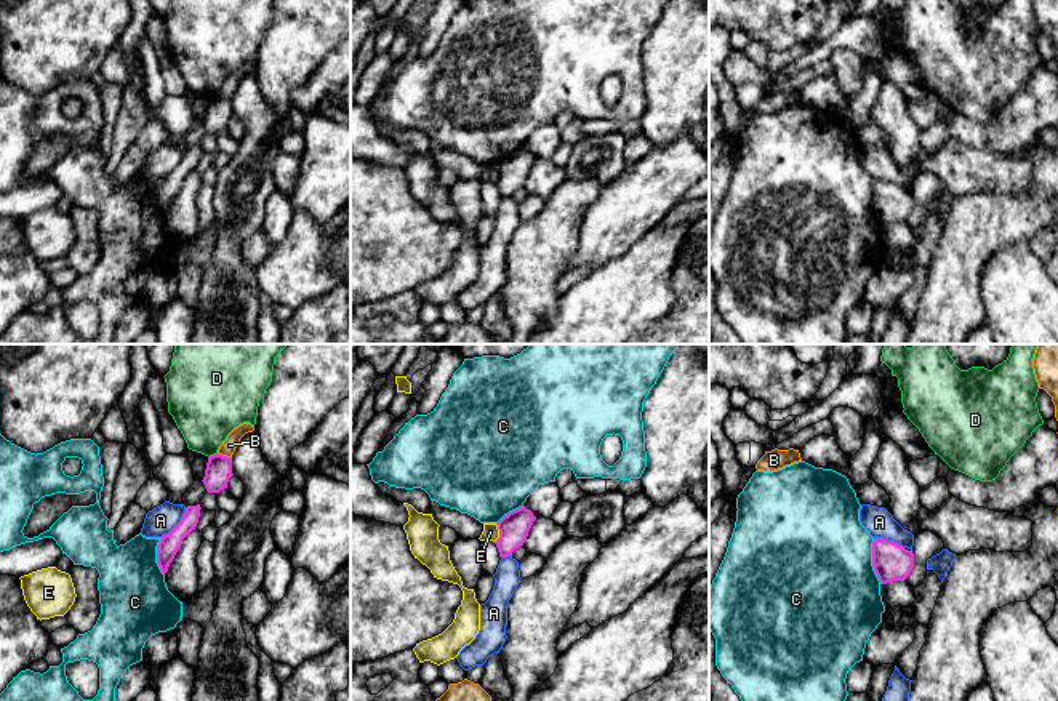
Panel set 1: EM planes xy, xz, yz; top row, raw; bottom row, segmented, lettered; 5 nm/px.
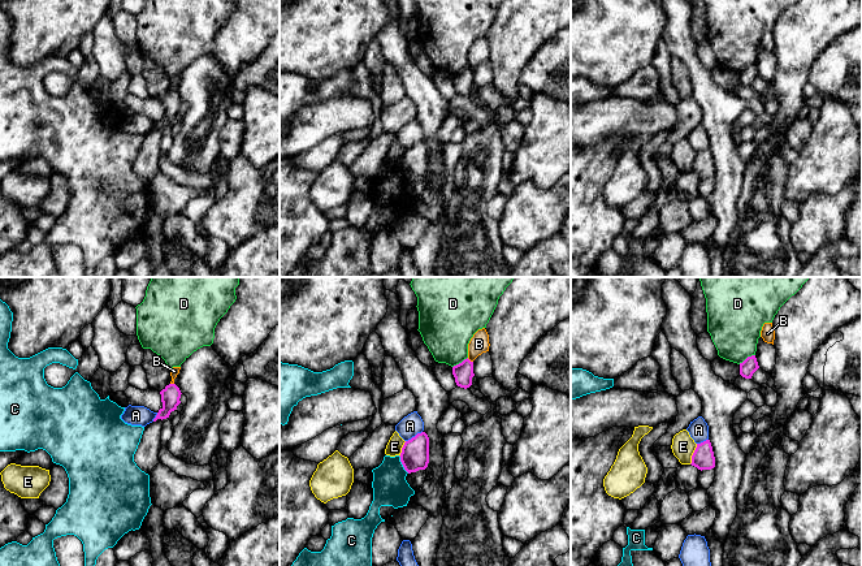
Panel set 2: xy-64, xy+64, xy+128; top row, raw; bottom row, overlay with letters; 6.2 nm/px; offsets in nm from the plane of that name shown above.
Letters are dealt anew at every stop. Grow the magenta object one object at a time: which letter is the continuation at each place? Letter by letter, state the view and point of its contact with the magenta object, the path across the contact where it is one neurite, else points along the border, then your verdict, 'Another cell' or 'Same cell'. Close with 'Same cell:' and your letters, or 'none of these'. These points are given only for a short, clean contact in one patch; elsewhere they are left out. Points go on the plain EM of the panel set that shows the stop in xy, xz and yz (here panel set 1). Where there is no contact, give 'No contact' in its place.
A: Touches magenta at xy (178, 165). Another cell
B: Touches magenta at xy (224, 98). Boundary: xy (218, 93), (231, 100). Another cell
C: Touches magenta at yz (873, 202). Another cell
D: Touches magenta at xy (213, 96). Another cell
E: Touches magenta at xz (500, 175). Boundary: xz (496, 165), (498, 178), (493, 183). Another cell
Same cell: none of these

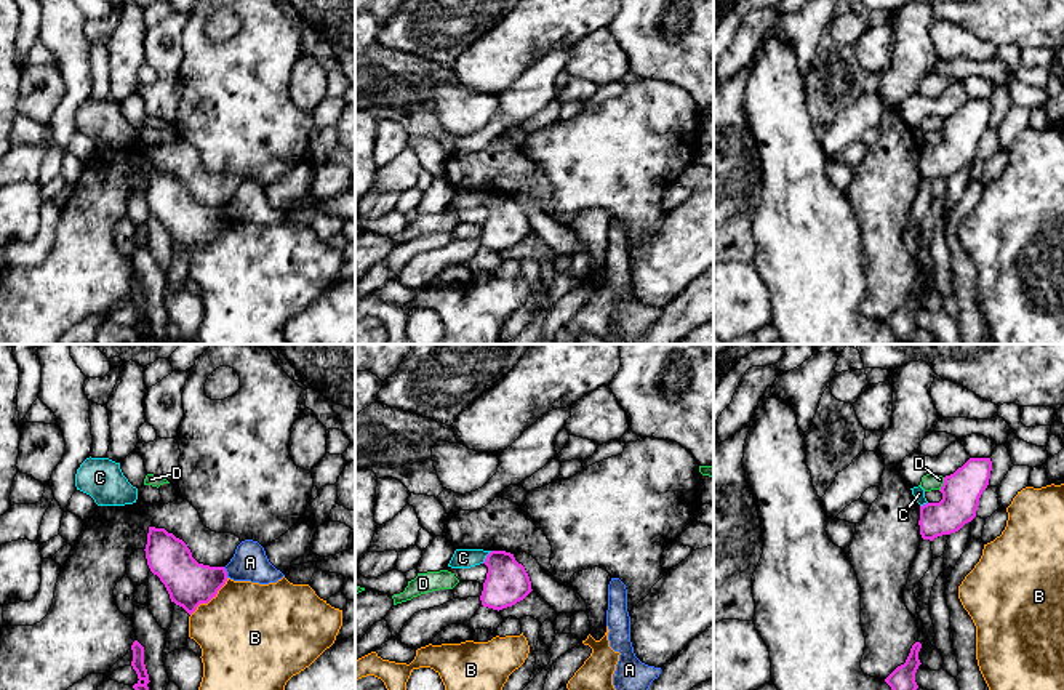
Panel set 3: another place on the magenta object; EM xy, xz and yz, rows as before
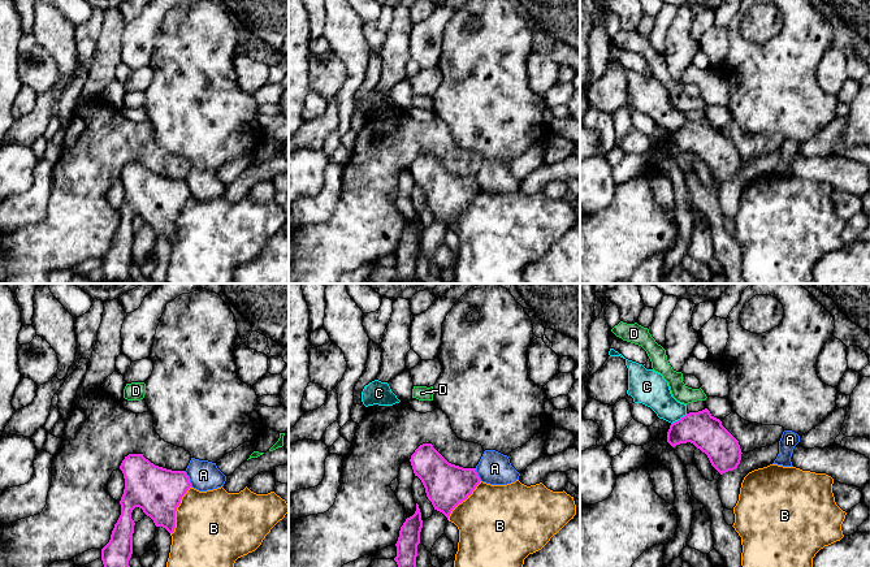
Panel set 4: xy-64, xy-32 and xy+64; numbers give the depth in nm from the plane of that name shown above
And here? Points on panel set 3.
A: Touches magenta at xy (226, 213). Another cell
B: Touches magenta at xy (210, 240). Another cell
C: Touches magenta at xz (487, 199). Boundary: xz (492, 192), (482, 204). Another cell
D: Touches magenta at yz (943, 125). Another cell
Same cell: none of these

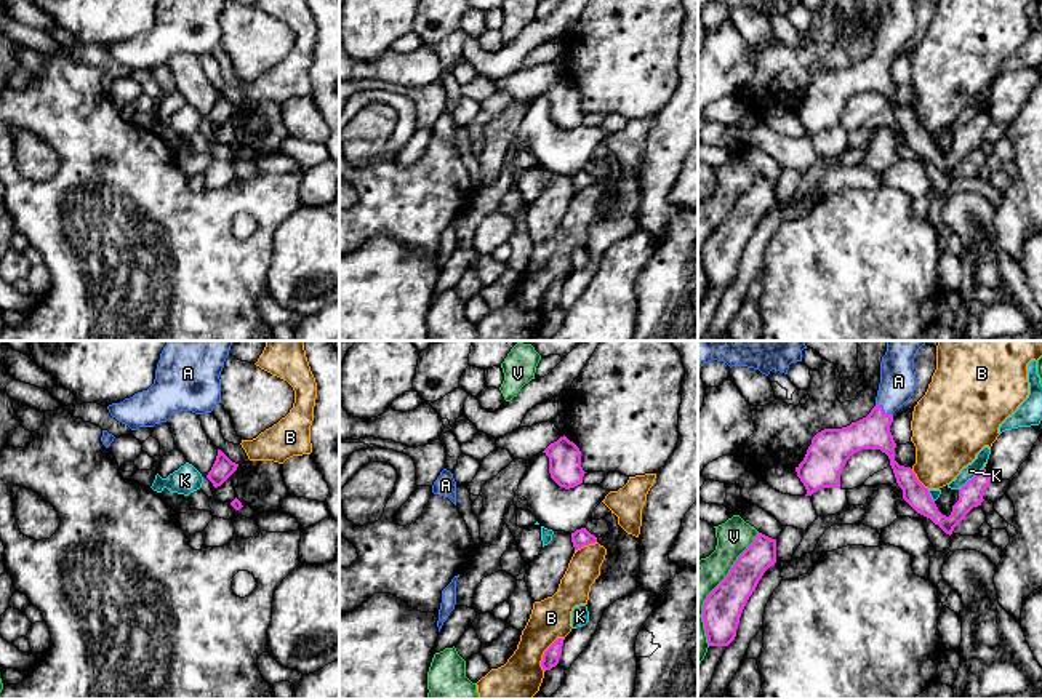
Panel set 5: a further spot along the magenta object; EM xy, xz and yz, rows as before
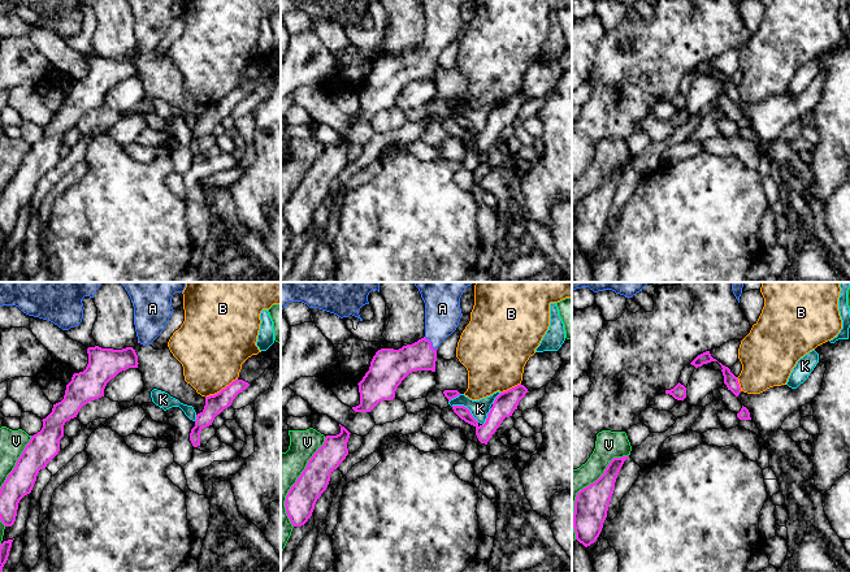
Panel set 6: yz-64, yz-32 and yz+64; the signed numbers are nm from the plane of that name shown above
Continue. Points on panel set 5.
A: Touches magenta at yz (882, 53). Path across: yz (873, 74), (882, 53), (898, 23). Same cell
B: Touches magenta at xz (545, 293). Another cell
K: Touches magenta at yz (972, 120). Boundary: yz (983, 109), (959, 131). Another cell
V: Touches magenta at yz (714, 231). Another cell
Same cell: A

